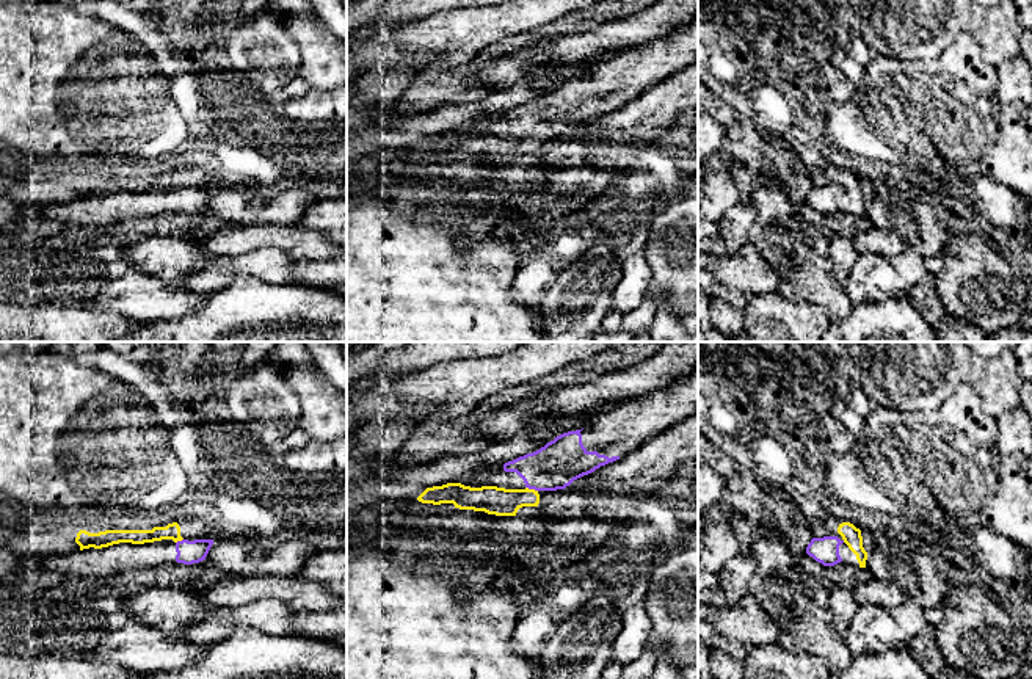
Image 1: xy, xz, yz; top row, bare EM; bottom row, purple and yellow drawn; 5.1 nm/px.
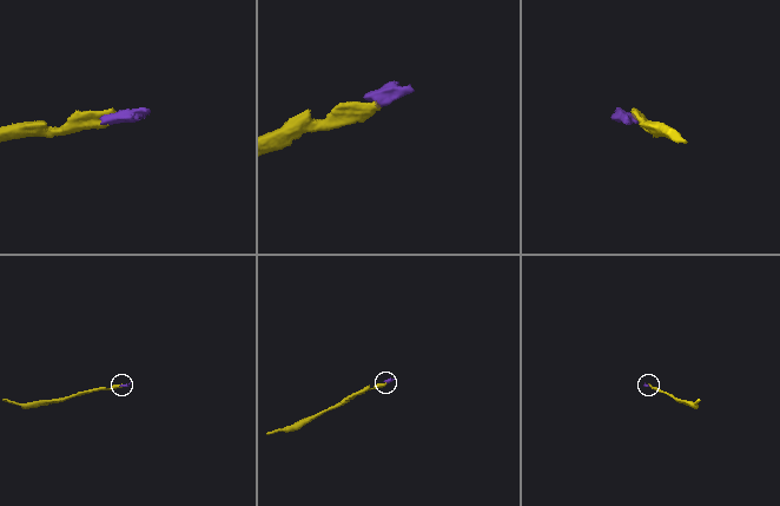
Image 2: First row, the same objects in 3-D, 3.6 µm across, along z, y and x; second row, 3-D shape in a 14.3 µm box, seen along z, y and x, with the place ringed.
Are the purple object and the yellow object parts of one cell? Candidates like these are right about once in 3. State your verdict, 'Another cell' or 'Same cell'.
Same cell

